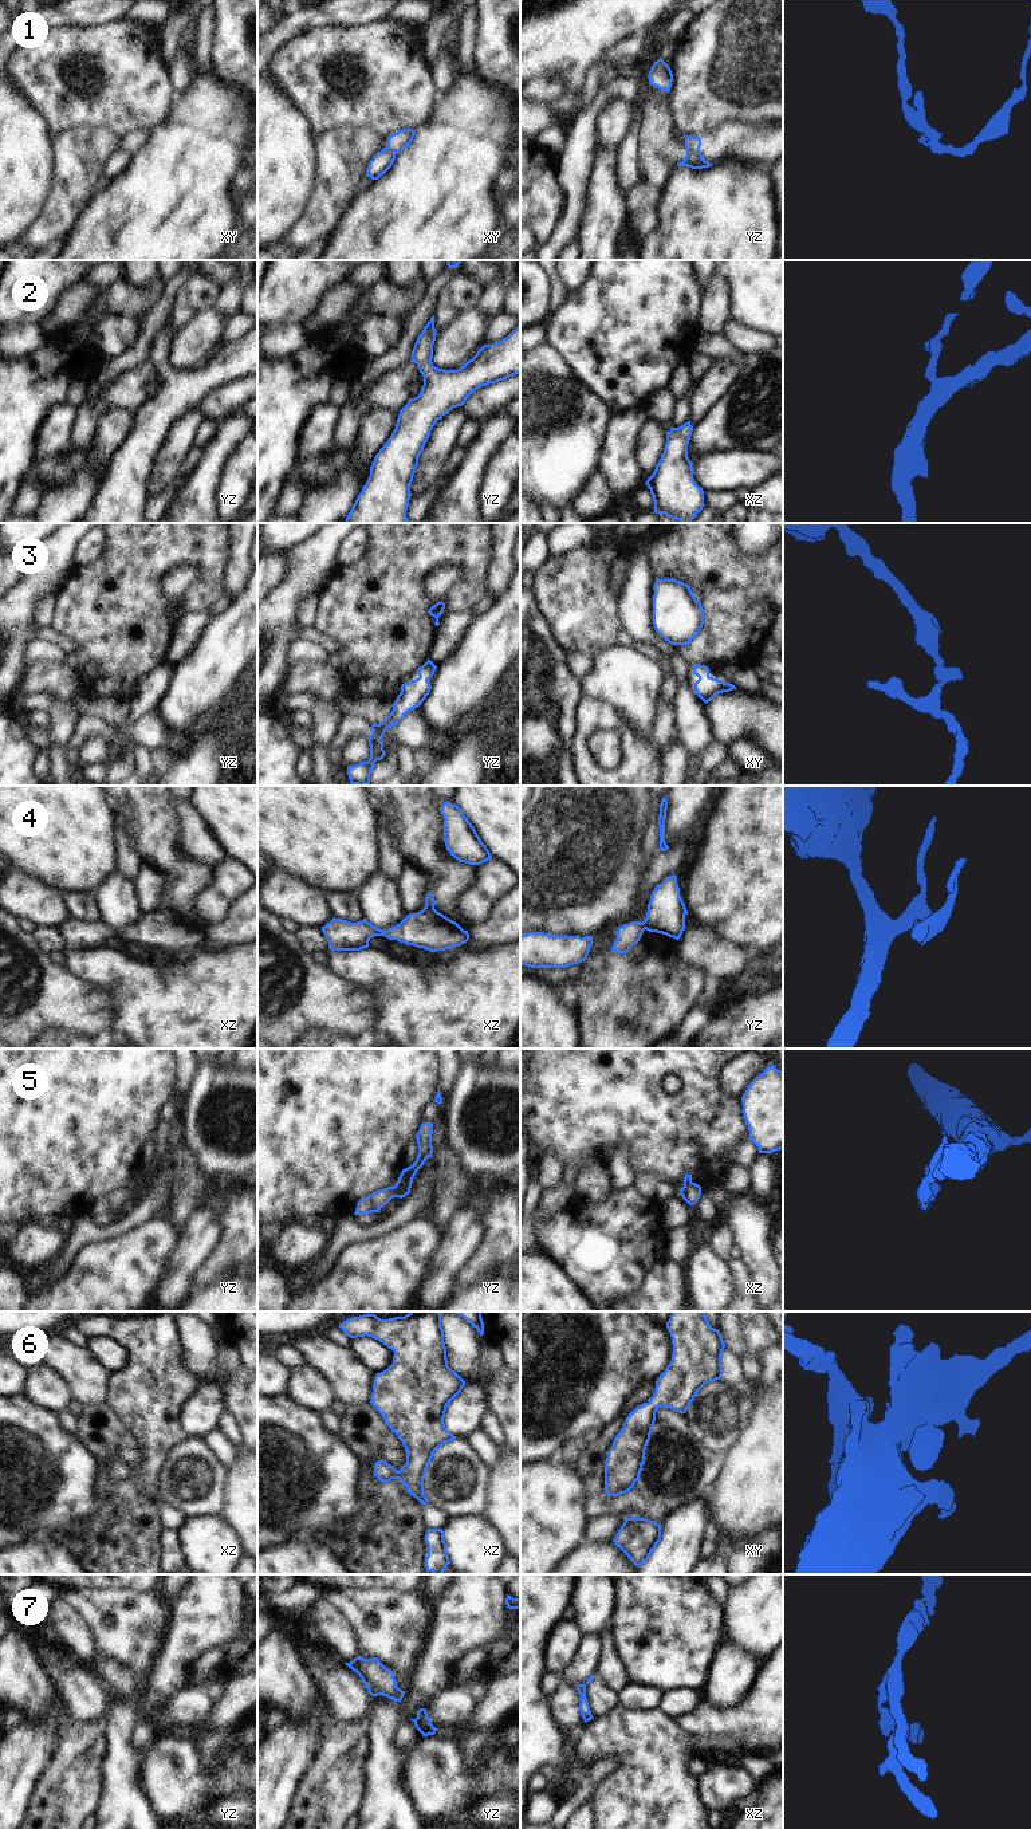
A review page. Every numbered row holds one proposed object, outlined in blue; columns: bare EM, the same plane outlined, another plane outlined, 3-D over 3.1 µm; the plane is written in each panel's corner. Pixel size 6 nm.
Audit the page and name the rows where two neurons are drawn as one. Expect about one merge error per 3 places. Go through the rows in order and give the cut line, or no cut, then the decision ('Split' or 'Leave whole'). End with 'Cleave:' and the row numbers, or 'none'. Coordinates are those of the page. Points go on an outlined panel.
1: Split along yz (685, 144), (699, 150). Split
2: No split. Leave whole
3: No split. Leave whole
4: Split along xz (425, 907), (433, 908). Split
5: Split along yz (393, 1187), (397, 1196). Split
6: No split. Leave whole
7: No split. Leave whole
Cleave: 1, 4, 5

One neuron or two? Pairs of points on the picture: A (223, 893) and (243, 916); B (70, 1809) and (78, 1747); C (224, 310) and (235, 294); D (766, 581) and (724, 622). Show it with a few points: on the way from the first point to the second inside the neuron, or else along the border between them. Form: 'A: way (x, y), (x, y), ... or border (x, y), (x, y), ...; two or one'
A: border (243, 895), (223, 921), (211, 925); two
B: way (70, 1794), (78, 1762); one
C: way (227, 306), (231, 298); one
D: way (764, 594), (738, 621); one

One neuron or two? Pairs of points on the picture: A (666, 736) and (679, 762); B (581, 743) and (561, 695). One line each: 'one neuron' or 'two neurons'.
A: one neuron
B: two neurons

